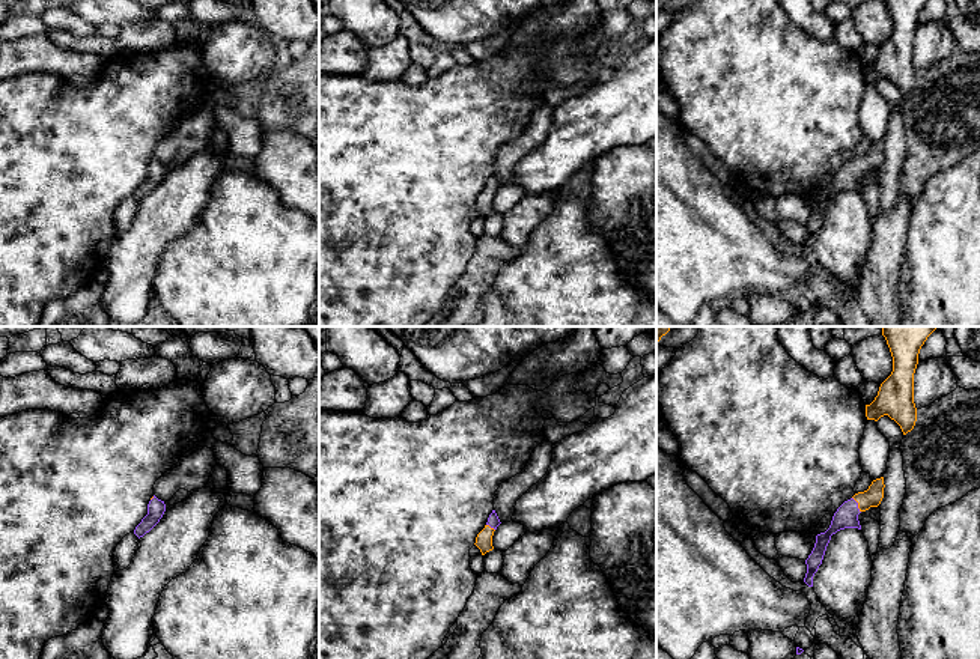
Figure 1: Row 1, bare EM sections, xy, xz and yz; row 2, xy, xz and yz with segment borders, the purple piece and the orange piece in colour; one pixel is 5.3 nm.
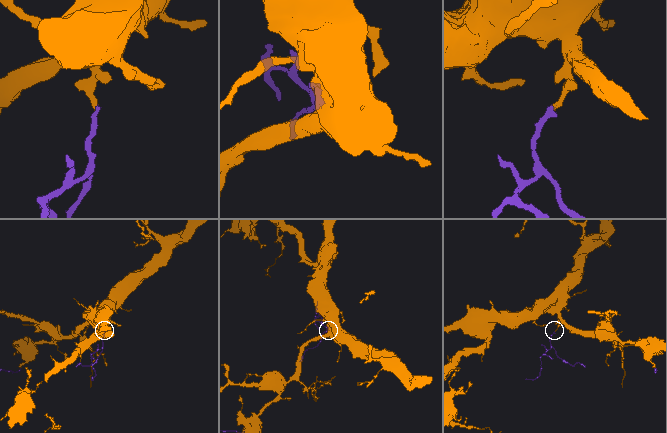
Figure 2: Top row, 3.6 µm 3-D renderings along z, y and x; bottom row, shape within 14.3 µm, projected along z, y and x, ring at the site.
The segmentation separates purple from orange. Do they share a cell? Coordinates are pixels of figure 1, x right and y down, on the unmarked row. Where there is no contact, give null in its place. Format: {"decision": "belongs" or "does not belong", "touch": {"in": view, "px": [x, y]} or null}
{"decision": "does not belong", "touch": {"in": "yz", "px": [857, 167]}}

